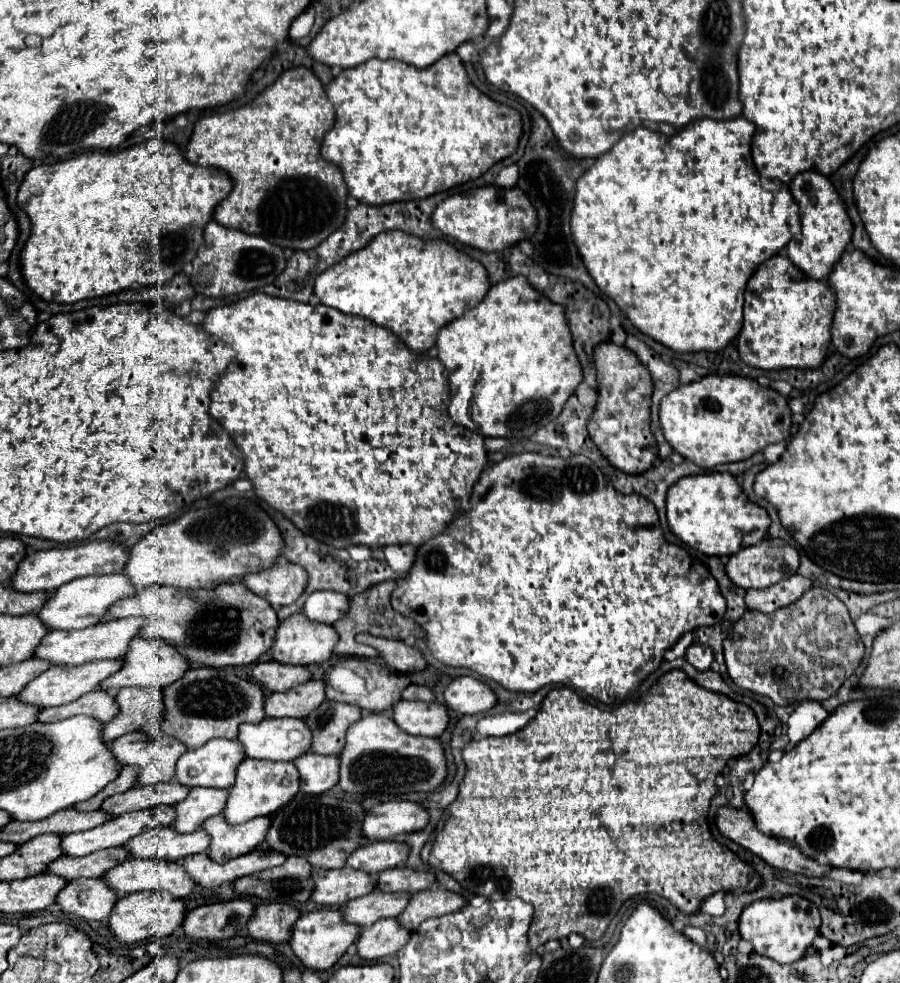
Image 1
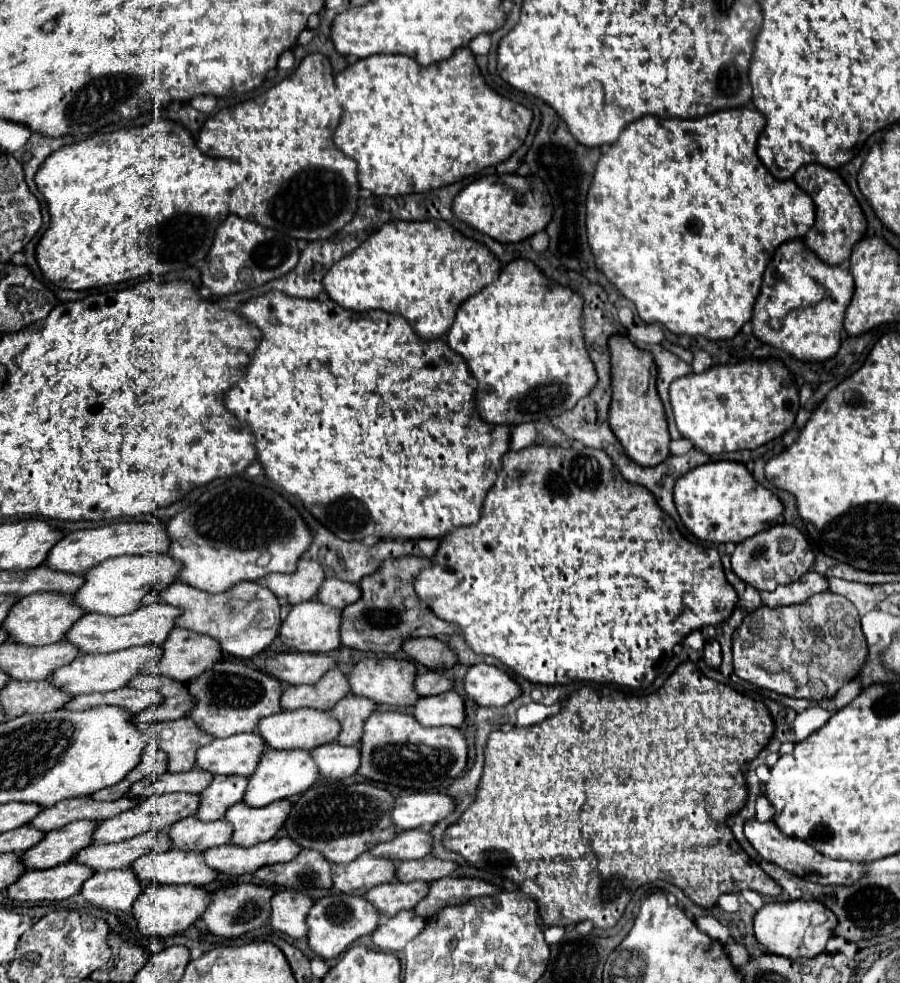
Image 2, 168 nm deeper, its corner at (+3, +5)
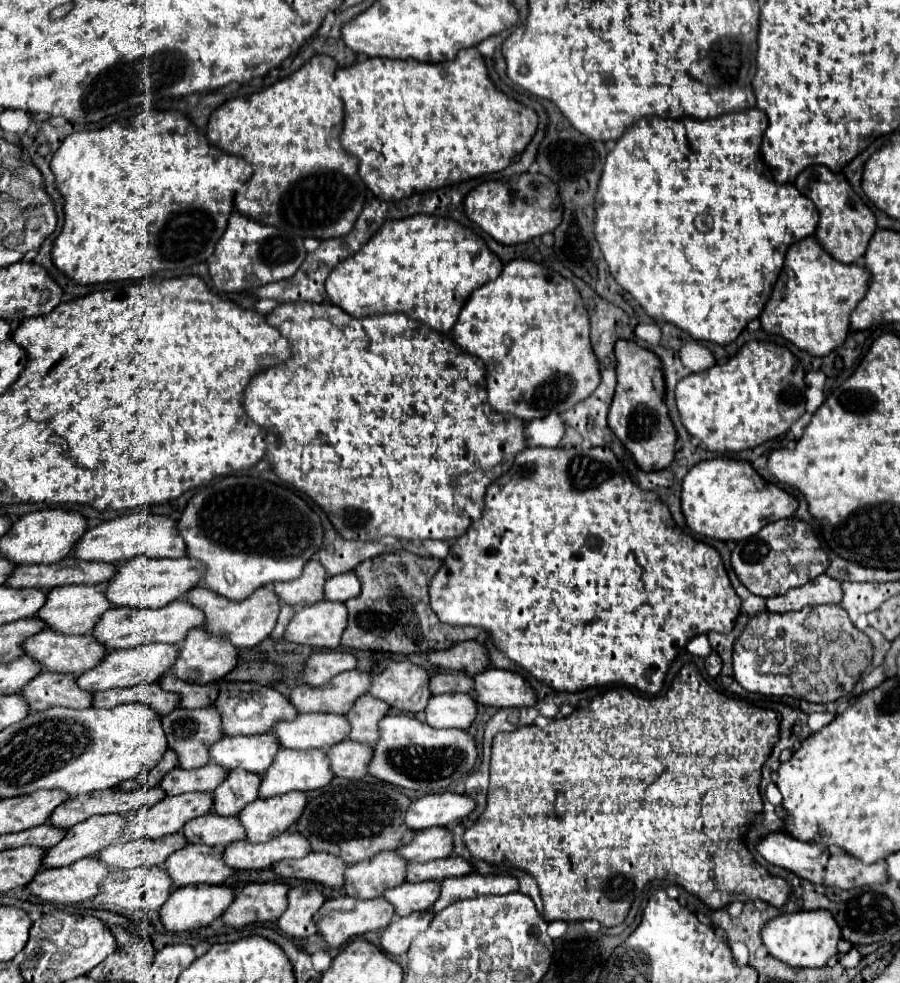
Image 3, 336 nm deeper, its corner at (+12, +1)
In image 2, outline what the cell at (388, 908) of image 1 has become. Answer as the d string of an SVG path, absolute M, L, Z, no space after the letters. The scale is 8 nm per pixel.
M389 882L371 888L365 900L383 916L395 916L401 910L411 910L429 890L427 882Z

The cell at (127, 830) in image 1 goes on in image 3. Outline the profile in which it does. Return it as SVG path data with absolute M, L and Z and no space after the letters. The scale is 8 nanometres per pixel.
M190 792L178 796L166 796L162 802L150 808L136 810L136 816L128 816L124 840L132 838L164 838L182 830L188 820L204 816L212 810L212 792Z

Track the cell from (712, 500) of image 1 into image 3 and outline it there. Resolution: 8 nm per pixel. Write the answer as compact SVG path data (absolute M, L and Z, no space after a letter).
M714 458L696 464L682 484L682 512L686 524L708 538L744 540L760 532L764 524L790 518L798 508L798 500L772 482L766 482L748 460Z

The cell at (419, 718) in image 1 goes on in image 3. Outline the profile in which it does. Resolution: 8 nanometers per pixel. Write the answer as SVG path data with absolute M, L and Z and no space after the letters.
M470 694L432 696L426 708L426 722L432 728L466 730L476 718L476 700Z

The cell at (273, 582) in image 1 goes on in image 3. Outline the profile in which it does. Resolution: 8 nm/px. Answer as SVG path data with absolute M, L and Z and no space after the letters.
M310 560L304 566L304 572L298 580L292 582L276 582L274 592L280 596L284 604L290 606L308 606L316 604L324 598L324 582L328 574L318 560Z

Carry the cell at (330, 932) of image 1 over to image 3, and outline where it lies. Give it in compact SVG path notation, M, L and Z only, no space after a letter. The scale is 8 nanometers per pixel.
M340 896L340 898L330 898L314 916L314 922L320 928L320 934L324 936L326 944L332 948L344 946L348 938L352 936L362 936L364 932L370 930L382 930L390 924L390 920L394 918L394 908L392 904L388 904L382 898L372 898L372 900L358 900L358 898L350 898L350 896Z

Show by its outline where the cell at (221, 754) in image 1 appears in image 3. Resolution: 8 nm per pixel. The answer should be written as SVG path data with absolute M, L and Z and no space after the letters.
M270 732L260 736L224 736L212 744L210 762L226 770L244 768L254 774L264 774L278 750L280 742Z

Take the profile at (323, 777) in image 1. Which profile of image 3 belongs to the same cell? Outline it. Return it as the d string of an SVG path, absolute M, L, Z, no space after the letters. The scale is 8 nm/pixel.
M344 740L328 750L332 770L340 778L362 778L368 774L368 760L372 758L372 746L352 740Z

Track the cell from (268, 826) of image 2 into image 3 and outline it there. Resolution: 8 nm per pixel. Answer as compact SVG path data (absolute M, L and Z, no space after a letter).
M292 792L248 804L238 814L242 826L246 828L246 838L250 842L268 842L276 838L300 818L306 802L306 792Z

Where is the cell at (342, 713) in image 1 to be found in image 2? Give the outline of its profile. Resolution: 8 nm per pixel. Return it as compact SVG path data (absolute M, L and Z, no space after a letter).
M347 694L343 700L339 700L329 710L329 714L341 724L341 732L337 736L337 742L343 746L357 744L361 740L363 722L367 720L369 712L373 712L375 708L377 708L377 704L373 704L373 700L353 696L353 694Z

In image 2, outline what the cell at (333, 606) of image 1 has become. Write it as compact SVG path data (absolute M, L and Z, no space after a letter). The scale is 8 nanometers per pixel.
M325 580L319 588L319 602L339 608L343 610L349 604L355 604L361 596L361 590L357 584L349 584L349 582L341 582L341 580Z

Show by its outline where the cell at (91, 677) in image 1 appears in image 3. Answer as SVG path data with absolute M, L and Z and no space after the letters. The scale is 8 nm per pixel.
M140 644L130 650L116 650L110 652L104 662L78 678L78 686L88 692L98 692L98 690L110 690L110 688L128 688L136 686L140 682L158 682L160 676L164 676L172 664L176 662L178 656L178 646L172 644Z

